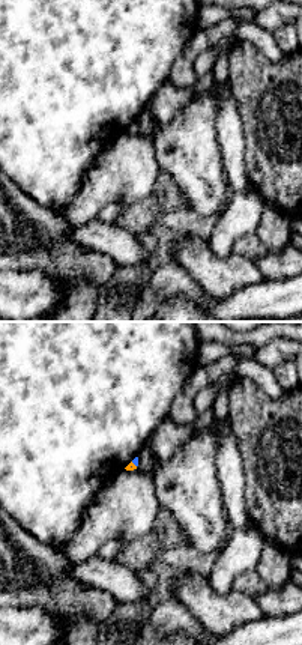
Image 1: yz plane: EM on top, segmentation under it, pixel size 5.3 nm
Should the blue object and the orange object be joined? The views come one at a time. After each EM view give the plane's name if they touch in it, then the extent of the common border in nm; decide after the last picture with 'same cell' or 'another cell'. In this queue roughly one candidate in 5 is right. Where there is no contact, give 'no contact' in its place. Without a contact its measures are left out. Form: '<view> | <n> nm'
yz | 40 nm

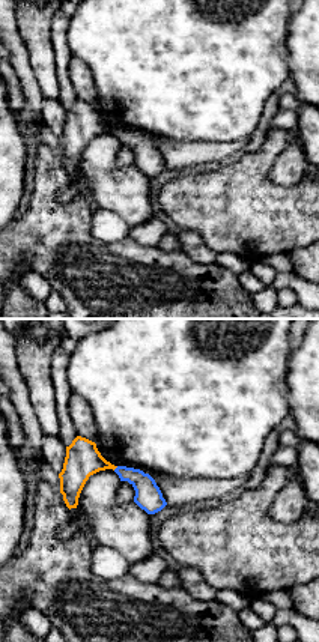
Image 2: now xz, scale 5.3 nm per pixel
xz | 40 nm

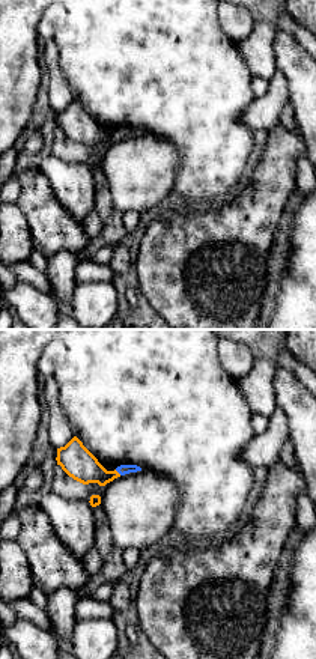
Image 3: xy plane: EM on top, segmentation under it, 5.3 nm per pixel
xy | 50 nm

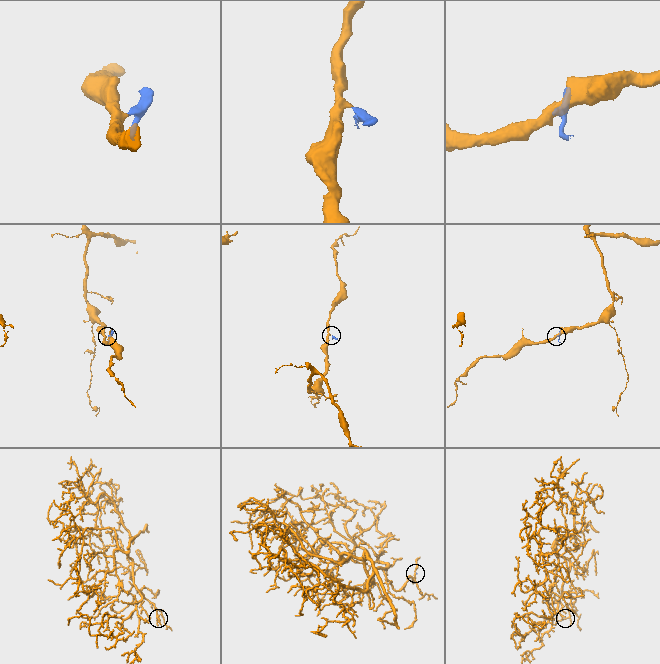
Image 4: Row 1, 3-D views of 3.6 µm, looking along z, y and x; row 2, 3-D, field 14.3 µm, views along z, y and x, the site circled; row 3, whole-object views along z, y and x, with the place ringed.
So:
same cell

